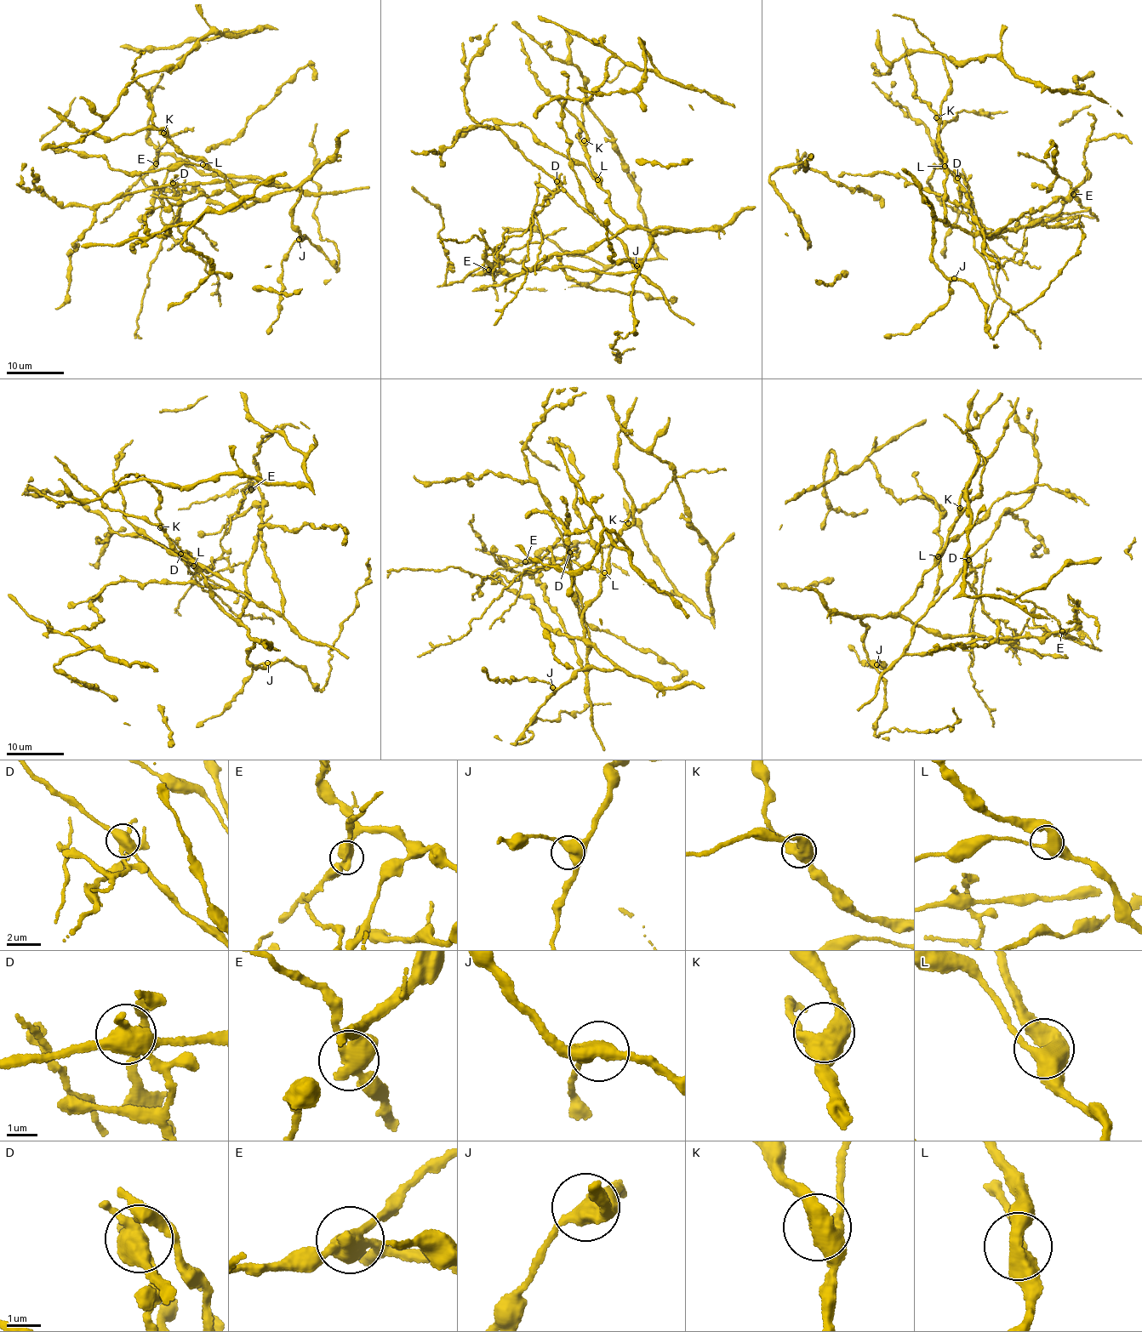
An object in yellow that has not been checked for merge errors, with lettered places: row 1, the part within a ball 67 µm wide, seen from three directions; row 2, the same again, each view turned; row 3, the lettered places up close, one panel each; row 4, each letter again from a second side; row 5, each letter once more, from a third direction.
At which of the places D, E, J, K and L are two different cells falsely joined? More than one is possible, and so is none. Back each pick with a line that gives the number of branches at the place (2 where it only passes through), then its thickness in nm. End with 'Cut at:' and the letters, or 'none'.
D: branches 5; calibre 480 nm
E: branches 4; calibre 420 nm
Cut at: D, E

